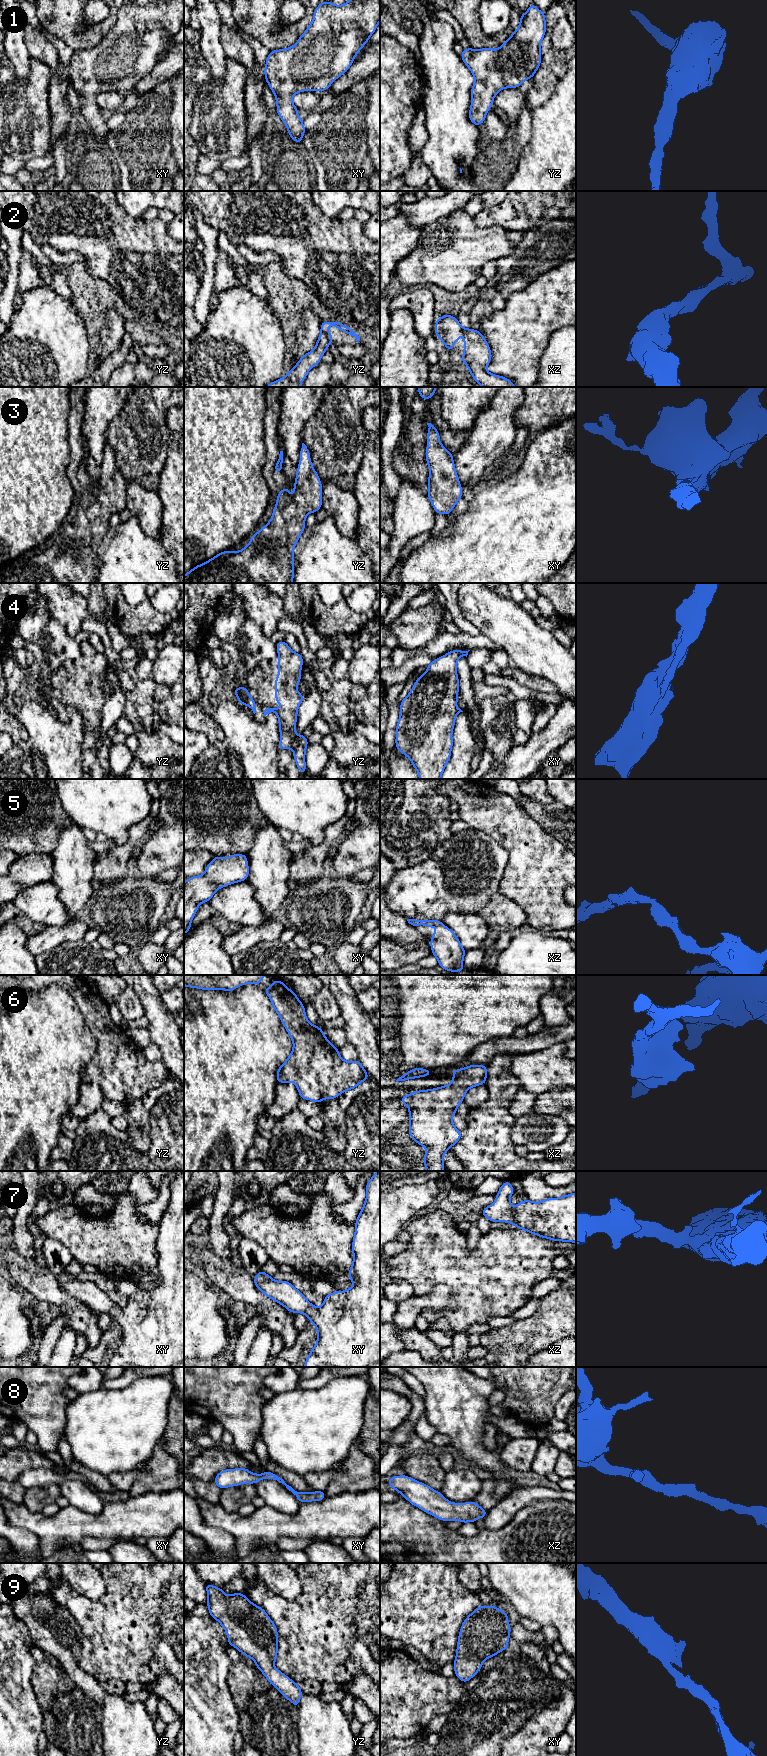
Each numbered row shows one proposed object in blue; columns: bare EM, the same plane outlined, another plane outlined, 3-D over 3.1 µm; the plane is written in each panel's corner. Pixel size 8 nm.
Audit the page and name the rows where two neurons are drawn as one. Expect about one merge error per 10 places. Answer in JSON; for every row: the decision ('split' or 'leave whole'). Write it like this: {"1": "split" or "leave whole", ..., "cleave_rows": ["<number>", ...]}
{"1": "leave whole", "2": "leave whole", "3": "leave whole", "4": "leave whole", "5": "leave whole", "6": "leave whole", "7": "leave whole", "8": "leave whole", "9": "leave whole", "cleave_rows": []}

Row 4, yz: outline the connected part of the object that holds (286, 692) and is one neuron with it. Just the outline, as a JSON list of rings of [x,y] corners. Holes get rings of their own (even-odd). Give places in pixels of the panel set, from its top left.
[[[282,640],[276,644],[278,650],[278,676],[275,677],[275,697],[277,704],[287,704],[289,708],[268,708],[264,710],[264,716],[270,712],[275,712],[278,716],[279,721],[279,731],[280,731],[280,742],[279,748],[284,749],[293,749],[293,755],[296,762],[296,765],[300,771],[300,774],[306,773],[306,763],[305,763],[305,753],[306,747],[309,744],[308,740],[305,738],[304,734],[298,736],[295,735],[296,732],[296,721],[298,707],[301,702],[304,700],[304,696],[297,691],[297,685],[301,680],[301,668],[303,665],[303,658],[300,653],[295,653],[287,645],[287,643]]]

